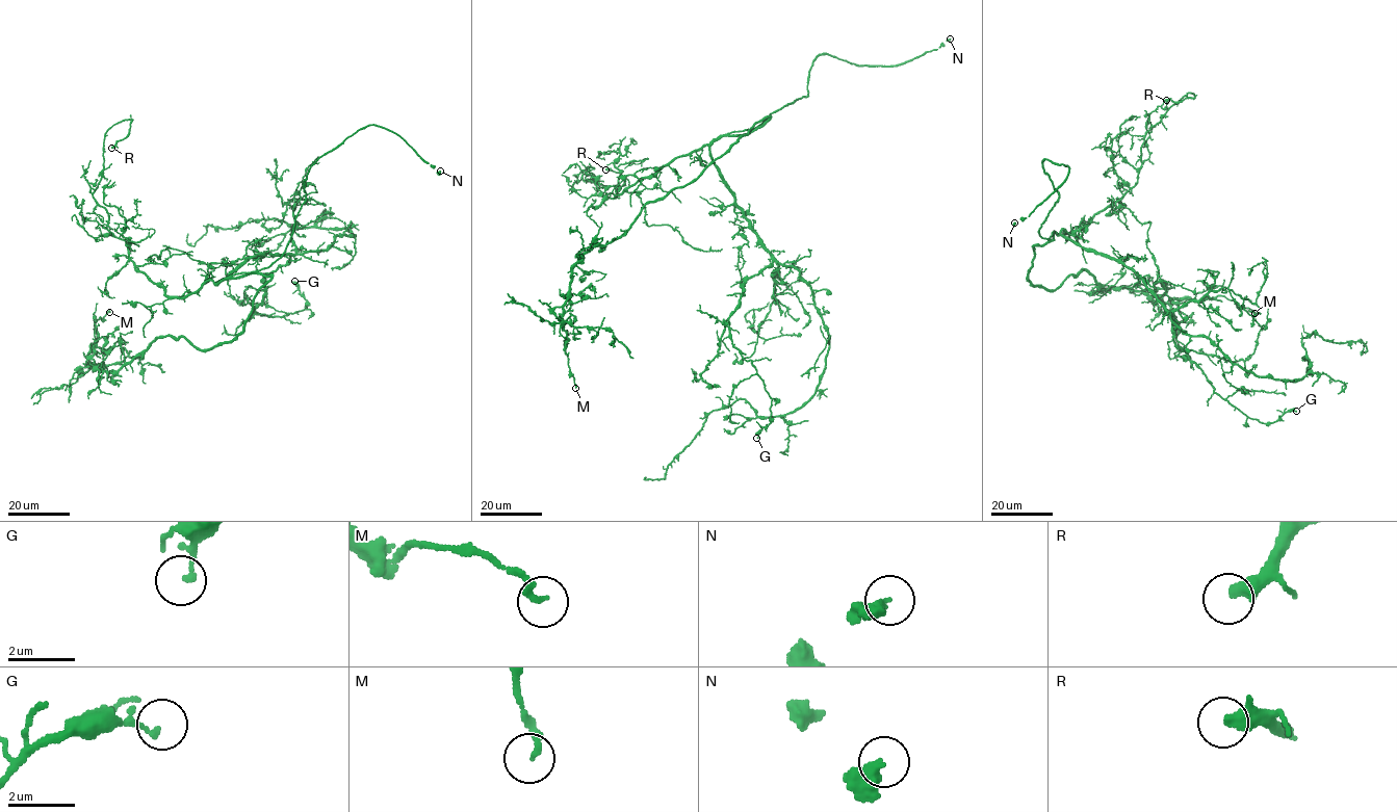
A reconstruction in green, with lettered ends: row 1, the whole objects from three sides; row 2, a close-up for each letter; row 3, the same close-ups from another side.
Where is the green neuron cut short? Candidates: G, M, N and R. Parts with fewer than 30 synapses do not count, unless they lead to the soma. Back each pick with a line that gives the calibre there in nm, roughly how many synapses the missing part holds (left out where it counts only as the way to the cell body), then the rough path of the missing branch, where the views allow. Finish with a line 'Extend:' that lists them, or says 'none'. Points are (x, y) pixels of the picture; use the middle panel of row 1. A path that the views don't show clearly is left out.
N: 360 nm thick; missing branch runs (950, 38), (960, 35), (967, 25)
Extend: N

